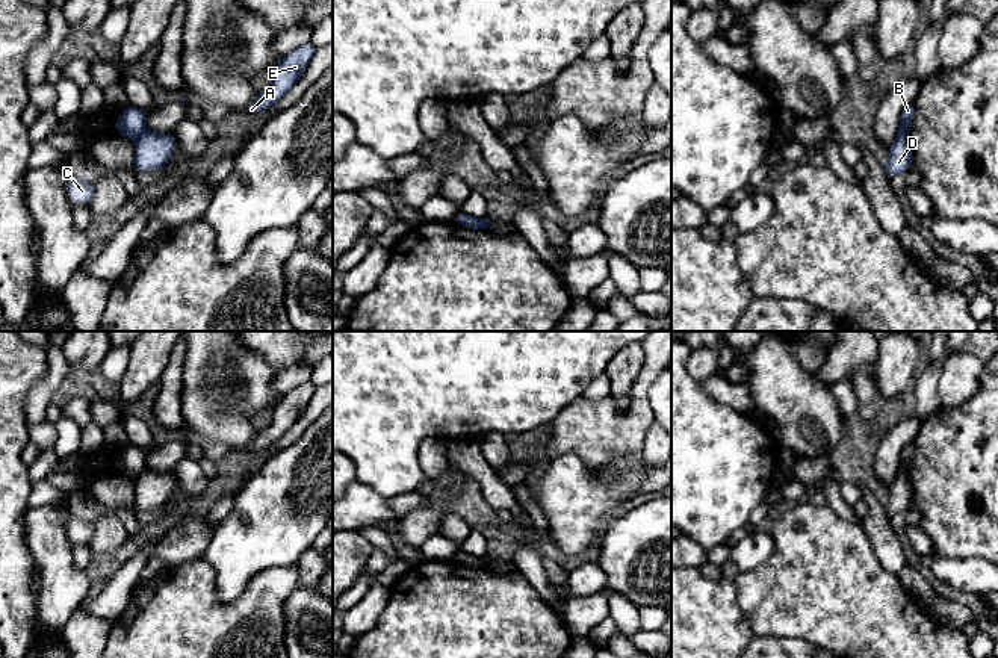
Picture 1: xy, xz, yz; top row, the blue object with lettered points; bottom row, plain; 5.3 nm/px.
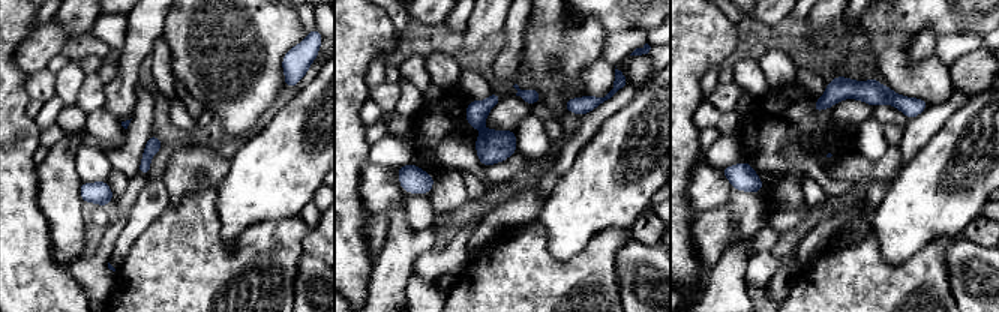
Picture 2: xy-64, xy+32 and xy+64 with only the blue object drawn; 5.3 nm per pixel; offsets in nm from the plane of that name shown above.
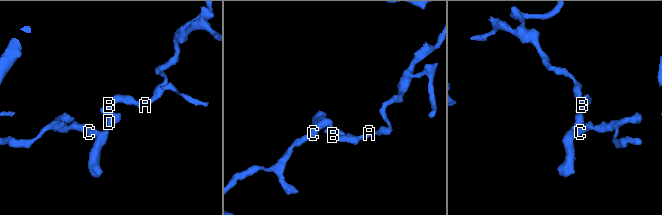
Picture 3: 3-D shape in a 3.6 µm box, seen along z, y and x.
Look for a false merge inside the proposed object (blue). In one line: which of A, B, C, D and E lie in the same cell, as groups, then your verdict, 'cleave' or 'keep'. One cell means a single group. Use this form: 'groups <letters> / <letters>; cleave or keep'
groups A B E / C D; cleave

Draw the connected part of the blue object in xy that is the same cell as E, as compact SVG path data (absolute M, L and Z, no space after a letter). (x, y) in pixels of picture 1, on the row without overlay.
M307 381L287 392L272 410L272 424L246 445L245 452L254 454L260 449L268 449L275 440L278 440L290 427L298 422L315 390L316 386L311 381Z

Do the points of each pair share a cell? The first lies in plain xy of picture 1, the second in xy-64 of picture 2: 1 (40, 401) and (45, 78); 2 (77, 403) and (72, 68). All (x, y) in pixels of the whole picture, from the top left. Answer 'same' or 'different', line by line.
1: different
2: different

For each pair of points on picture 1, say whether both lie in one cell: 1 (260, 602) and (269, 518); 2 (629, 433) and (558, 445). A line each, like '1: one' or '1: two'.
1: two
2: one

